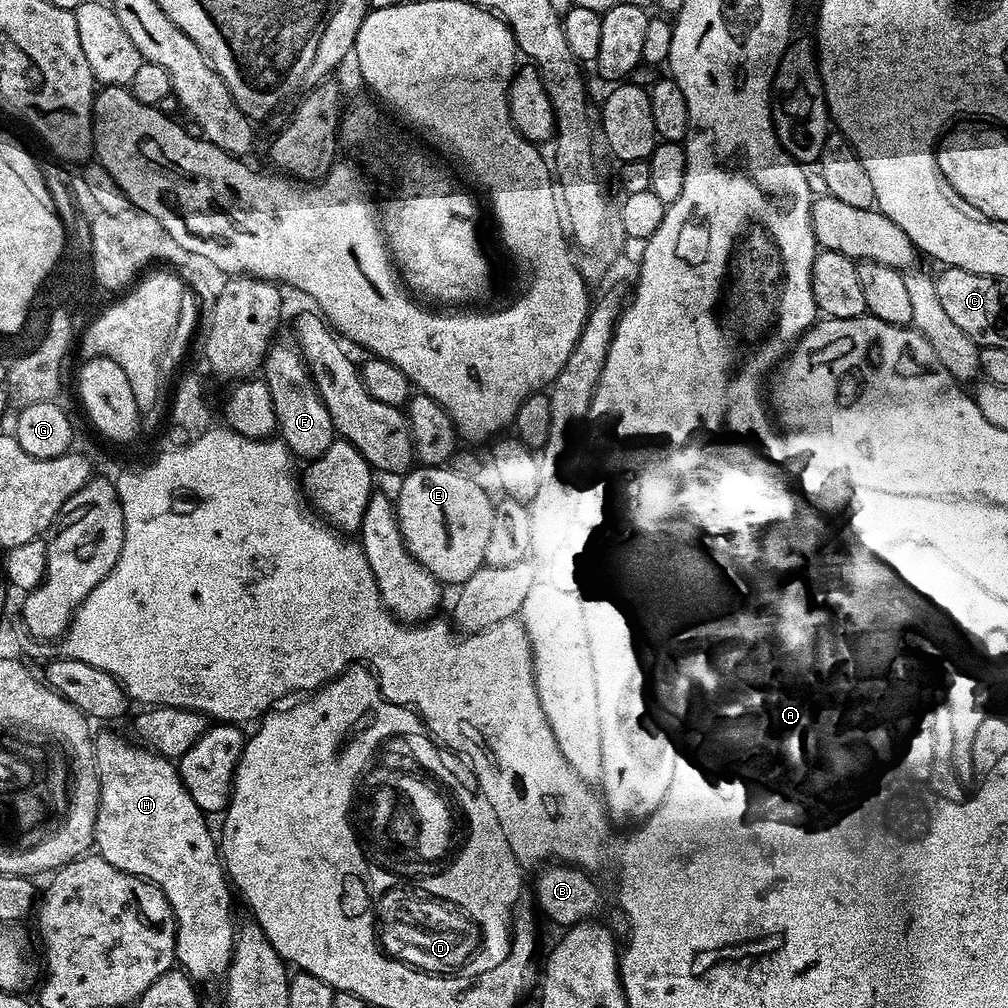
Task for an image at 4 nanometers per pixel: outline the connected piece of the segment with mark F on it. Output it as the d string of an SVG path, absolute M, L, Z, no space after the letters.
M273 343L264 358L262 378L267 382L271 405L274 406L279 437L293 457L311 462L324 454L336 439L336 431L298 348L291 343Z

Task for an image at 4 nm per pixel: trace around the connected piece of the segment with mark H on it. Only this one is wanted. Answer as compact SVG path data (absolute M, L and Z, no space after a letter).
M97 731L94 739L96 741L98 774L100 775L100 805L98 806L98 814L96 815L95 851L103 860L110 862L118 870L122 870L126 874L140 876L144 880L149 880L154 886L158 886L162 890L162 894L166 894L166 898L174 910L174 918L176 919L176 964L197 985L203 986L203 984L208 984L211 980L216 979L216 981L219 981L228 974L228 967L232 961L232 948L236 945L238 924L234 919L234 911L230 904L229 890L226 888L226 882L221 880L220 876L219 865L222 862L222 857L218 851L218 840L214 832L208 829L207 822L204 821L207 820L205 812L194 802L194 798L190 798L190 794L180 777L179 767L173 761L167 760L164 756L159 756L157 752L152 752L149 748L143 747L131 739L128 739L129 741L123 740L116 732Z

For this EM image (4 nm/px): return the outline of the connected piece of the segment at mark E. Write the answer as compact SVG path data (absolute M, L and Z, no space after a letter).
M418 466L401 480L394 503L403 540L412 556L441 585L466 582L474 570L485 565L493 497L488 497L479 479L458 474L447 466Z

